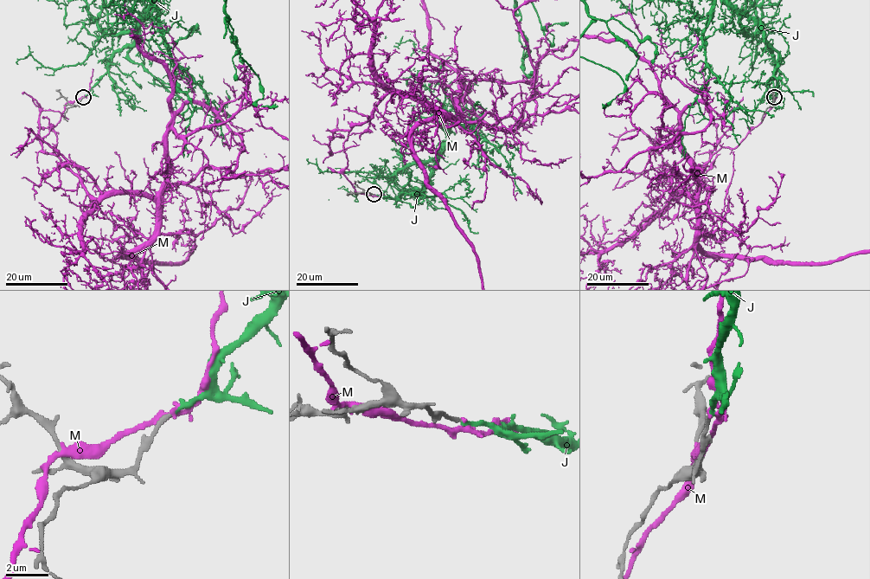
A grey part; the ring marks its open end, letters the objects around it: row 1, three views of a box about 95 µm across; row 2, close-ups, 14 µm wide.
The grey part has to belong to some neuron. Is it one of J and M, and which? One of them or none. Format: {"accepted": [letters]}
{"accepted": ["J"]}

